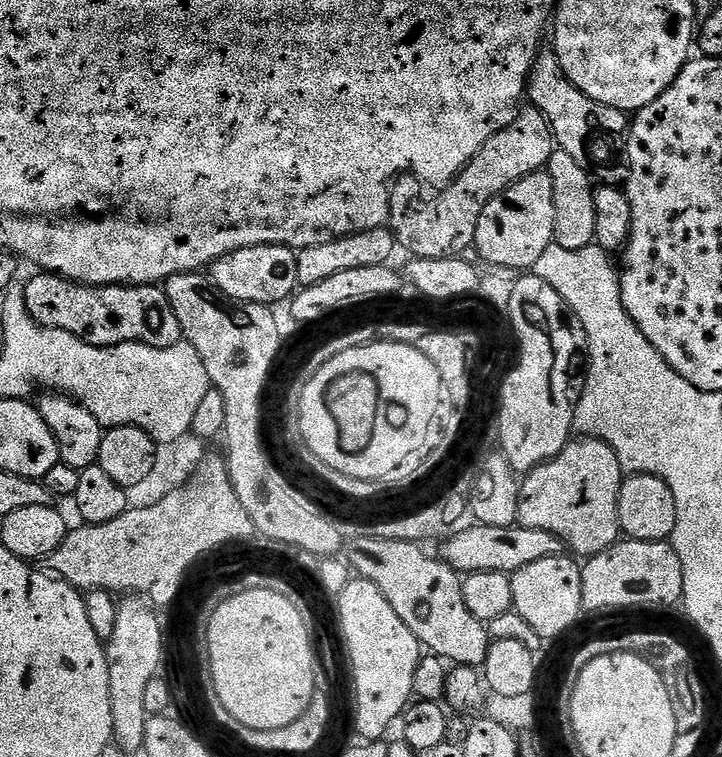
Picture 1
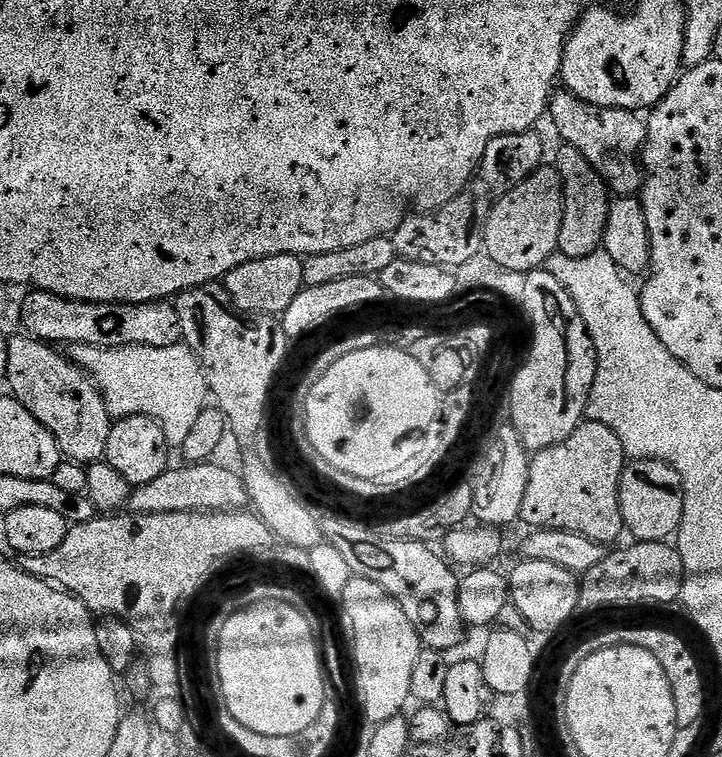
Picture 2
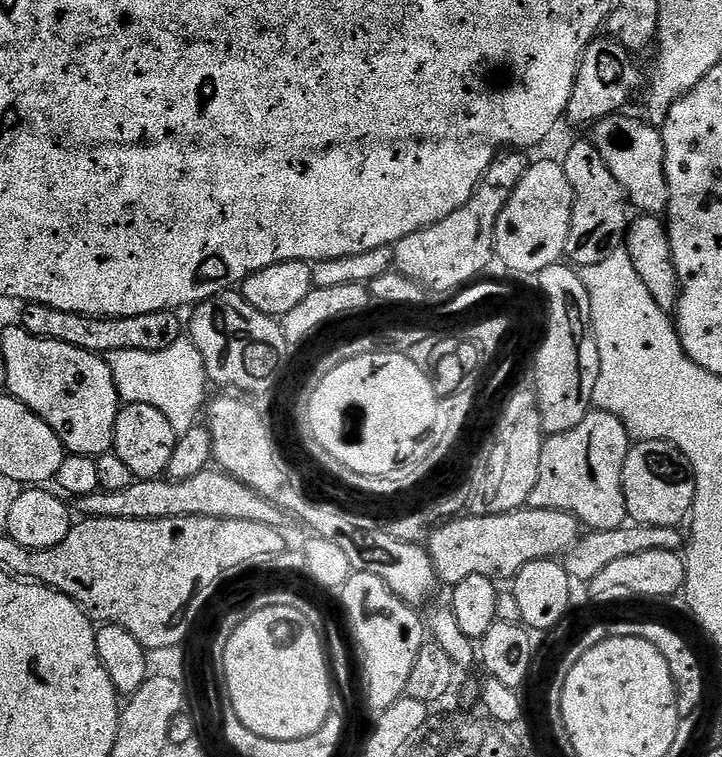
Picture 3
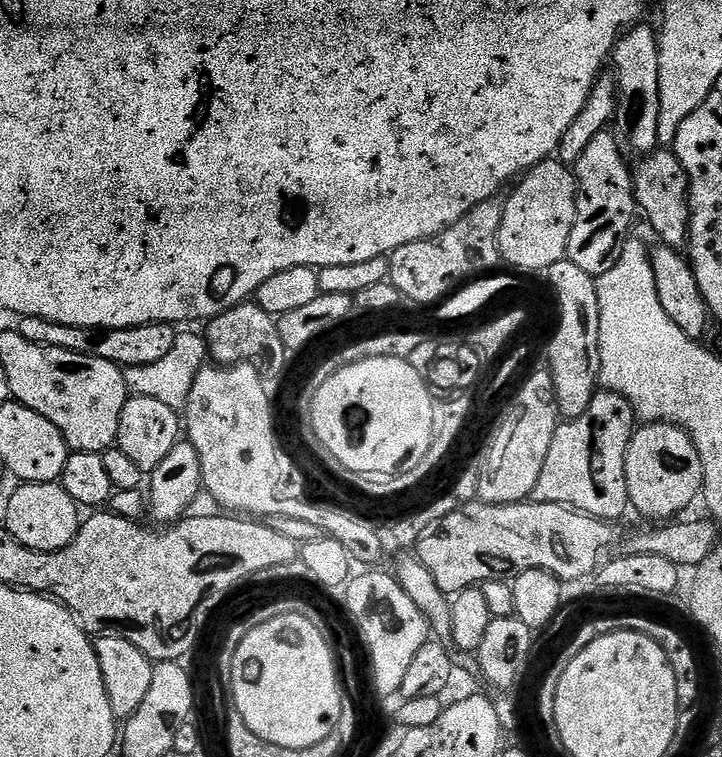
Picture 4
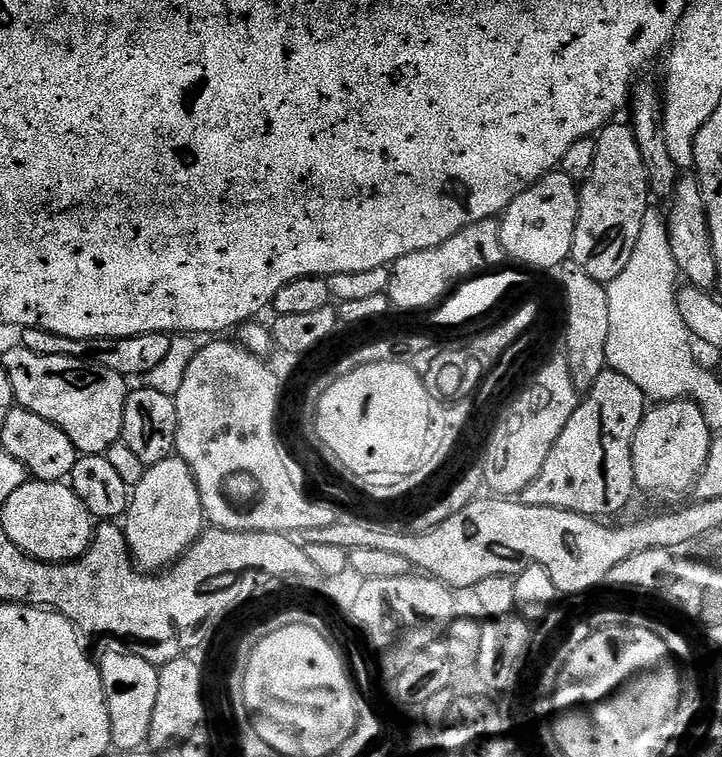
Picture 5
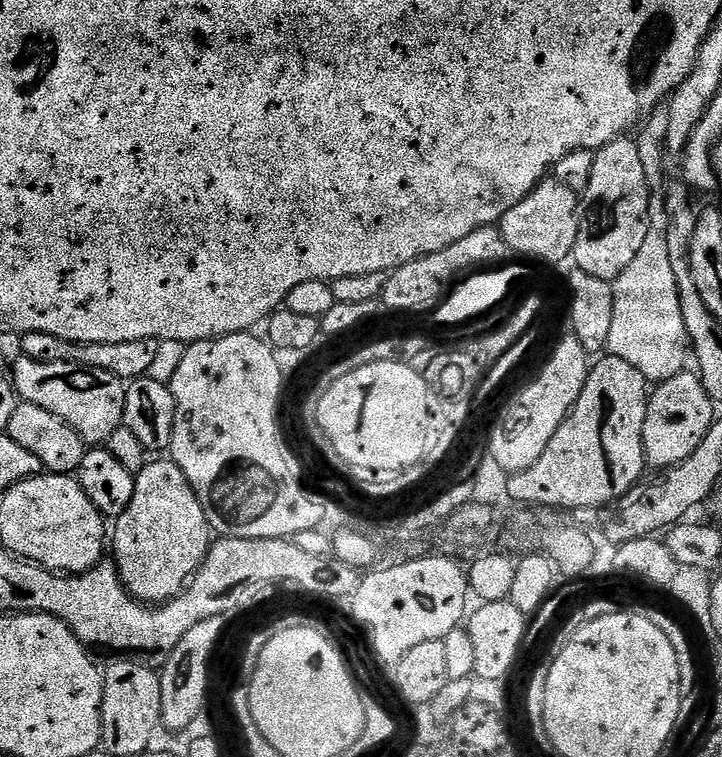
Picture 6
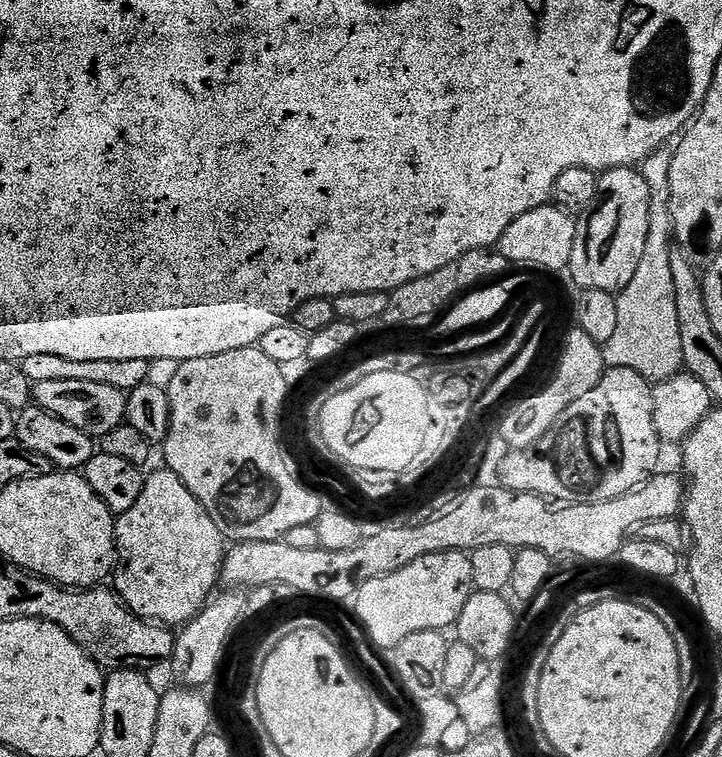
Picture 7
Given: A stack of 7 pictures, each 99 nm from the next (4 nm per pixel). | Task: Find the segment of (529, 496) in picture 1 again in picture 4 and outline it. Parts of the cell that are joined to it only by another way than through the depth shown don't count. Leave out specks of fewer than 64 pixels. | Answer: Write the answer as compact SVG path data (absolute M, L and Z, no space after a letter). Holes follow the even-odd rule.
M597 391L582 415L565 419L557 427L531 499L538 504L564 504L599 520L619 521L619 516L630 508L626 490L626 450L637 427L636 411L627 398L617 392Z

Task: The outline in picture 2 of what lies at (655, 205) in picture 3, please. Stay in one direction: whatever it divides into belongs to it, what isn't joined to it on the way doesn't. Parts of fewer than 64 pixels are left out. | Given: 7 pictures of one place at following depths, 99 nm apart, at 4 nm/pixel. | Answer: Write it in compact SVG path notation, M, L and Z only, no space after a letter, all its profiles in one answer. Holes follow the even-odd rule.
M556 90L548 101L547 115L563 143L578 150L586 162L604 179L617 197L636 196L644 183L641 156L648 133L647 123L636 112L625 108L603 108L580 100L573 92Z

